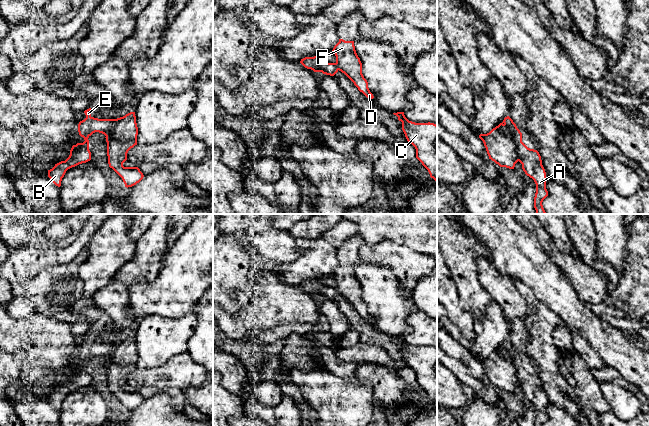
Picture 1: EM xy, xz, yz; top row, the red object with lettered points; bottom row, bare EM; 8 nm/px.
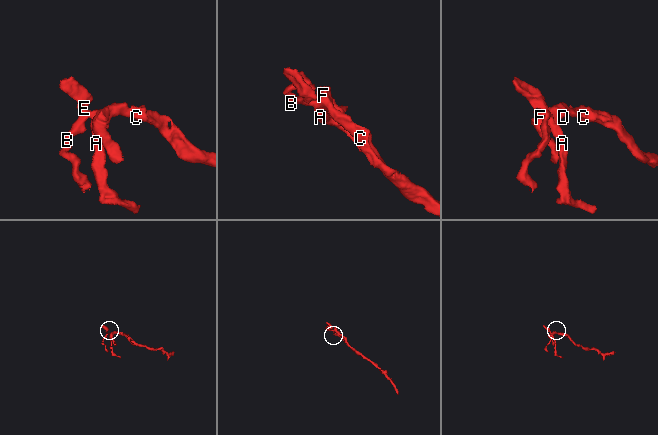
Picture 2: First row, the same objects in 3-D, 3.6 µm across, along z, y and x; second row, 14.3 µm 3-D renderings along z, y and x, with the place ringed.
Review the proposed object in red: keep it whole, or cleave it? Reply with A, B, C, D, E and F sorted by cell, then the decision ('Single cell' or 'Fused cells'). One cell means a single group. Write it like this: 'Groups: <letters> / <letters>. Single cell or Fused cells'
Groups: A B E / C D F. Fused cells

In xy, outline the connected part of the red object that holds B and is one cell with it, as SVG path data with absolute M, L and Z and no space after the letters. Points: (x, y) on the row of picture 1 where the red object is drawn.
M91 108L85 110L84 113L86 118L79 122L78 132L85 141L73 145L69 157L65 161L55 164L52 169L48 170L48 177L58 187L61 186L62 178L68 169L91 160L88 138L93 133L99 132L106 136L106 142L108 143L111 131L116 122L116 119L98 119L92 117Z

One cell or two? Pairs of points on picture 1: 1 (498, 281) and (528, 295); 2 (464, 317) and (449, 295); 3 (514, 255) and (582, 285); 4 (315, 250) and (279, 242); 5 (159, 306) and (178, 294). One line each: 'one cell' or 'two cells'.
1: two cells
2: one cell
3: two cells
4: two cells
5: one cell

